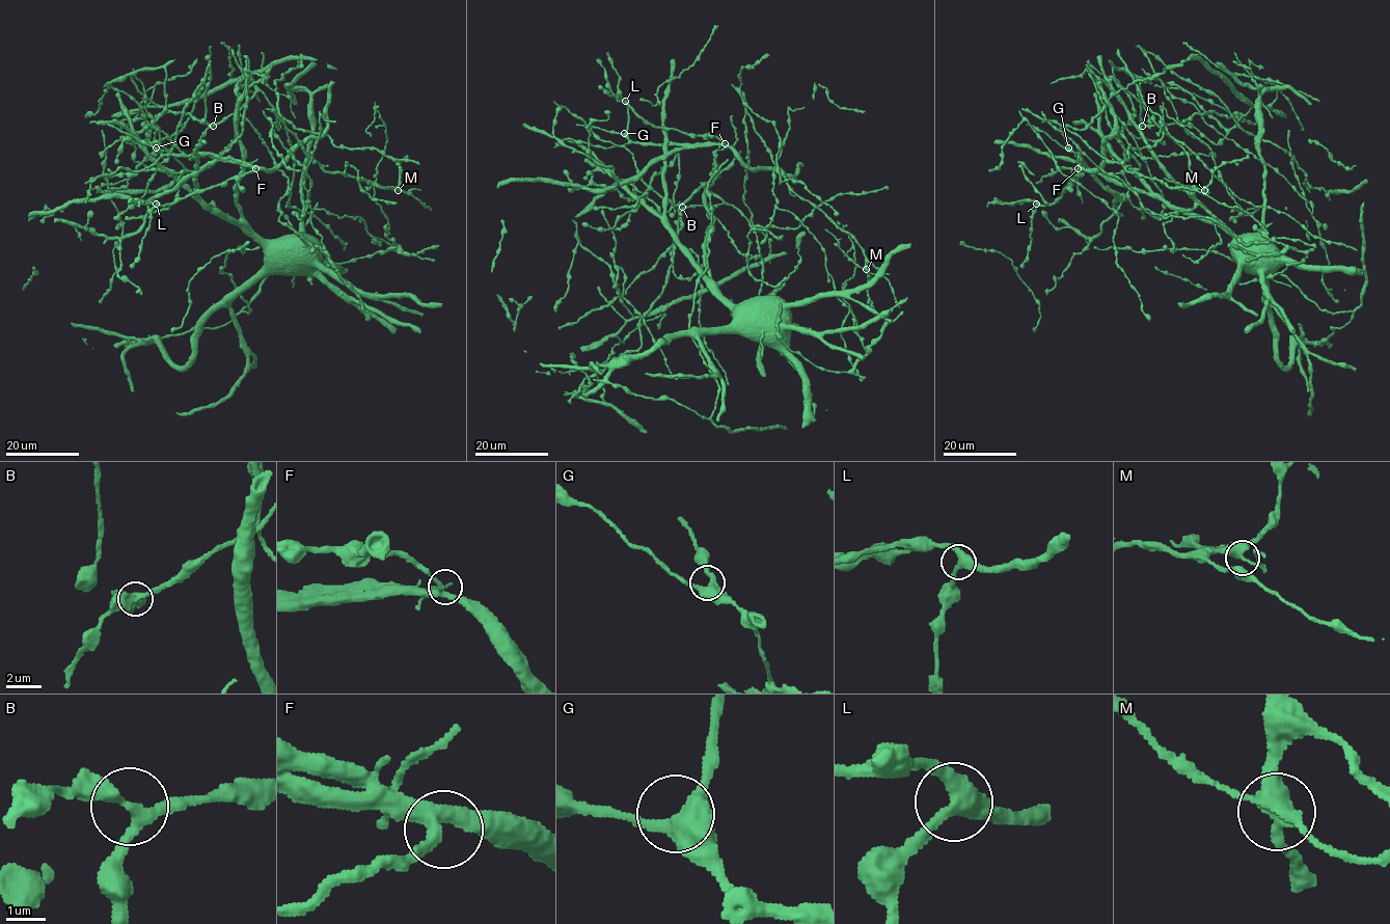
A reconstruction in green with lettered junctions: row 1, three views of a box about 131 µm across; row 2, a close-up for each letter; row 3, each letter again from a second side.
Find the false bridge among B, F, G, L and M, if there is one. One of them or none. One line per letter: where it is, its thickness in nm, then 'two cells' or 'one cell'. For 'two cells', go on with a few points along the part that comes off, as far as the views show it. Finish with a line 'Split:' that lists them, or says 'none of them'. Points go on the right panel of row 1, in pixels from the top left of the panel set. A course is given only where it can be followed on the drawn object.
B: at (1142, 126); 340 nm thick; one cell
F: at (1078, 168); 320 nm thick; one cell
G: at (1068, 147); 400 nm thick; one cell
L: at (1036, 204); 360 nm thick; one cell
M: at (1204, 190); 380 nm thick; two cells; foreign part runs (1204, 190), (1164, 178)
Split: M

